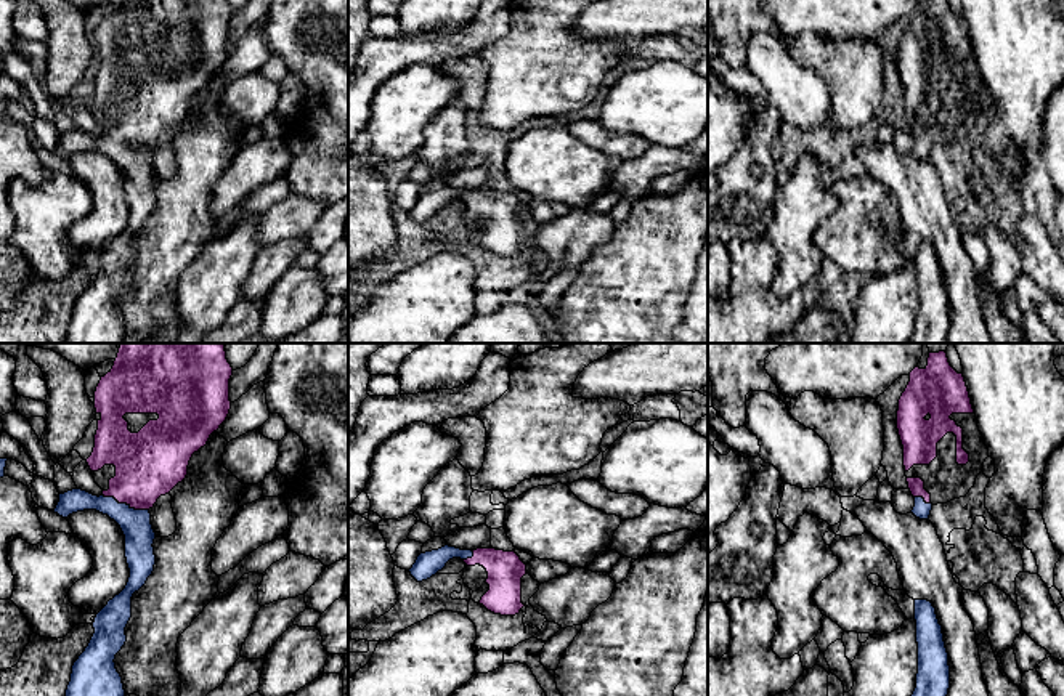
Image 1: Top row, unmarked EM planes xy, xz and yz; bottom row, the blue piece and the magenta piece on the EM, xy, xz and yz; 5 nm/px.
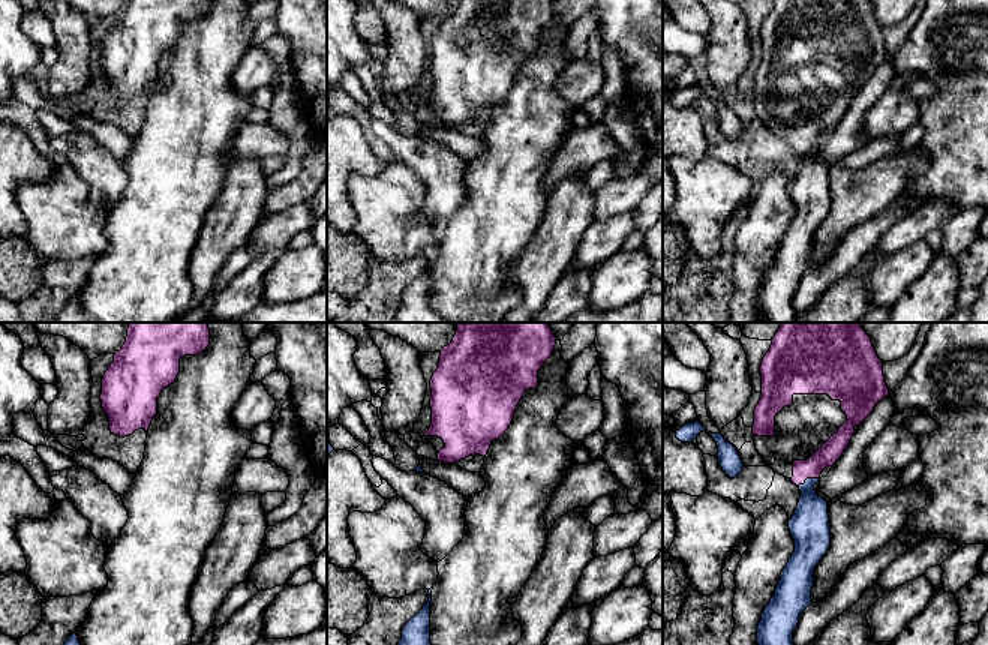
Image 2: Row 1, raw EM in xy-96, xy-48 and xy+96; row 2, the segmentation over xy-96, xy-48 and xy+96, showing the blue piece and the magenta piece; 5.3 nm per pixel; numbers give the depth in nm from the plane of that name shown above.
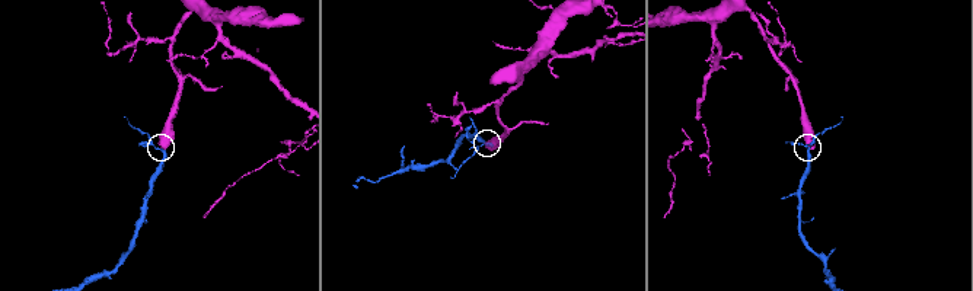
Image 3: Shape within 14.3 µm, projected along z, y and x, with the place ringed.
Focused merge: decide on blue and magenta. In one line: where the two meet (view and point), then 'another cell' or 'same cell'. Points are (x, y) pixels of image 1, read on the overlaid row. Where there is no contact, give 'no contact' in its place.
contact xy (125, 504); same cell

